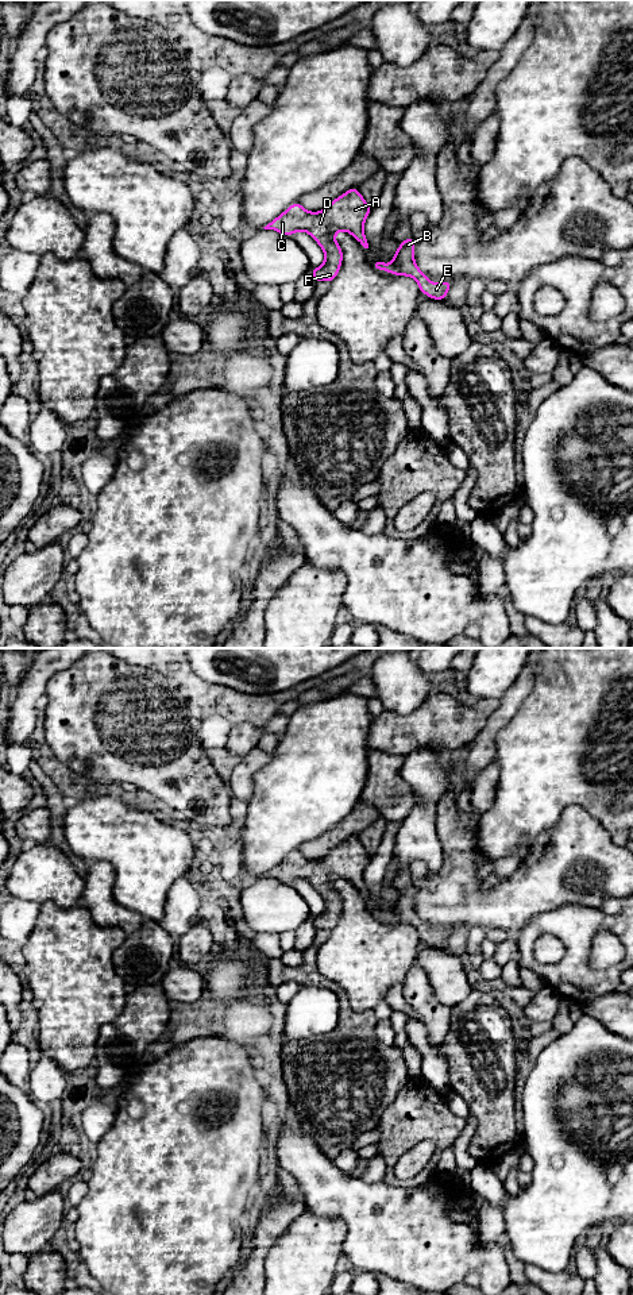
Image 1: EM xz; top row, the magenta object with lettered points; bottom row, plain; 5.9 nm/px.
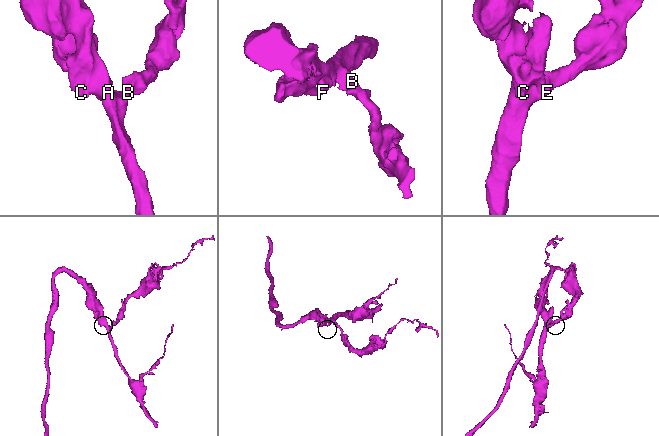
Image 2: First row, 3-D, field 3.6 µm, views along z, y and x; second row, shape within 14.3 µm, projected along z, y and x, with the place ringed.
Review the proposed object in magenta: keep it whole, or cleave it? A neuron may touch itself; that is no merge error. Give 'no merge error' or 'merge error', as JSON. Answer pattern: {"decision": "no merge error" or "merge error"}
{"decision": "no merge error"}

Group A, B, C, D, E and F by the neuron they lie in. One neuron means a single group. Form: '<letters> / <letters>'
A B C D E F

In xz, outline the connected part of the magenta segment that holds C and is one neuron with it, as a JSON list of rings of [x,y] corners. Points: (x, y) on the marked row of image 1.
[[[358,188],[348,189],[320,212],[308,212],[298,201],[270,221],[265,230],[274,230],[292,236],[296,231],[308,232],[323,248],[325,261],[320,267],[310,269],[316,282],[332,282],[343,262],[341,247],[335,240],[337,231],[348,231],[364,248],[368,243],[363,231],[371,207]]]

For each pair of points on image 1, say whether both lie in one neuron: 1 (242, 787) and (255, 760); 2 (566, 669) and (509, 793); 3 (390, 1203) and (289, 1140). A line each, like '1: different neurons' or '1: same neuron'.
1: same neuron
2: same neuron
3: same neuron

